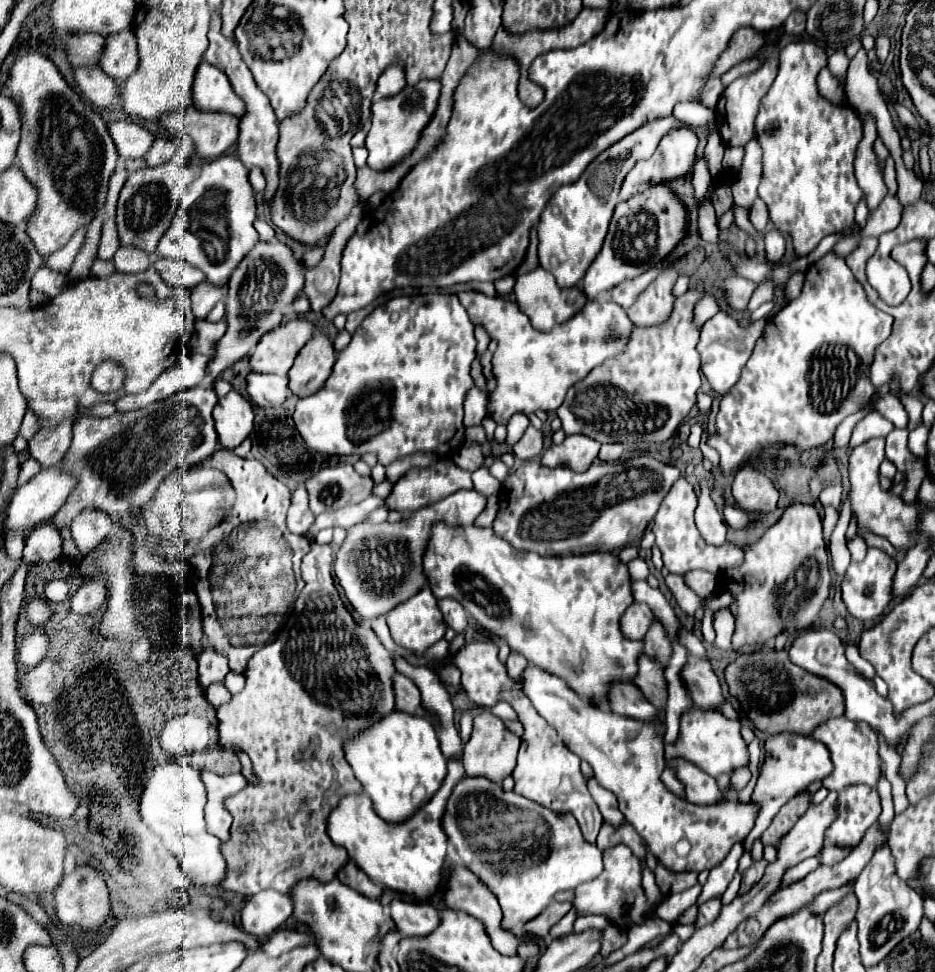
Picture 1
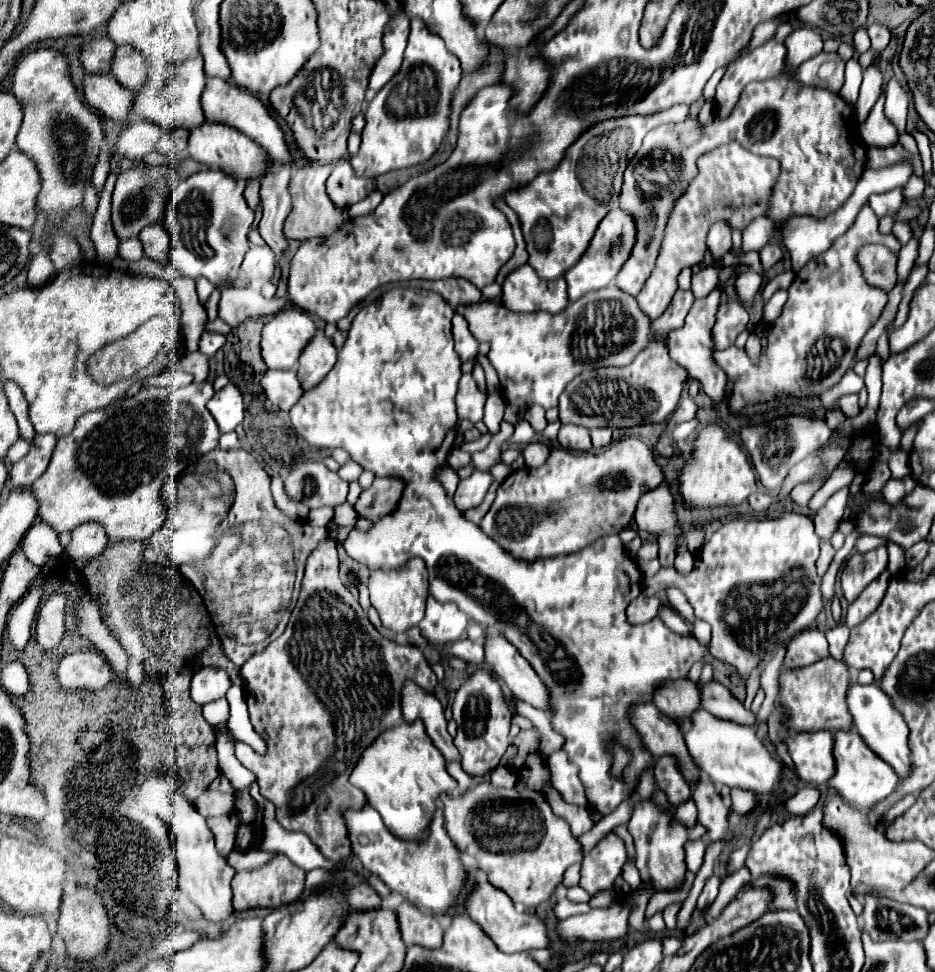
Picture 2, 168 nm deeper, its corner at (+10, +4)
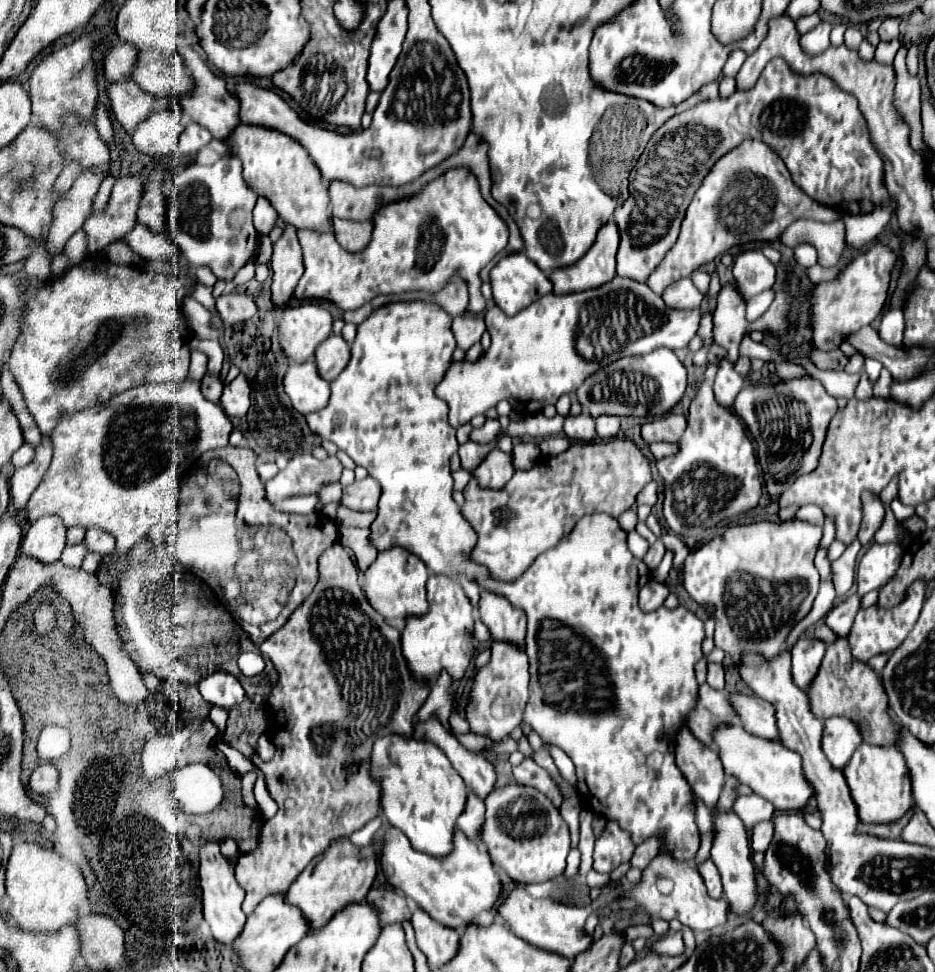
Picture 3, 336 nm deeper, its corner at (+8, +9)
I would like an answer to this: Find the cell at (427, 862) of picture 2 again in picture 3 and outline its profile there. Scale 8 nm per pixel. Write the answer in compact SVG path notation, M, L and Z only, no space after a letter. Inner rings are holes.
M395 827L387 829L385 845L381 855L381 867L389 883L401 889L417 907L427 911L437 923L461 931L483 911L489 911L499 901L503 883L493 871L491 857L485 851L479 851L461 831L455 835L455 847L445 859L429 857L411 847L409 839Z

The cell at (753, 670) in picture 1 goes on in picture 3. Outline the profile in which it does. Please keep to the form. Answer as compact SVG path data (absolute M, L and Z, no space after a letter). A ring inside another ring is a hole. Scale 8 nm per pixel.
M839 637L835 643L827 645L827 653L823 657L821 669L809 689L809 699L811 699L813 713L819 719L829 719L835 715L851 717L861 727L861 735L863 735L865 743L879 745L879 747L897 747L899 745L901 725L891 715L891 707L889 707L889 699L885 693L883 681L867 663L863 663L851 655L847 637Z

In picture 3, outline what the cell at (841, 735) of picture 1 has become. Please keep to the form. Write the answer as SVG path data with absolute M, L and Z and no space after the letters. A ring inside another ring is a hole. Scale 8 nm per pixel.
M863 743L853 755L851 763L843 769L851 797L857 805L857 815L861 823L889 825L899 821L911 807L911 777L901 749L897 747L873 747Z

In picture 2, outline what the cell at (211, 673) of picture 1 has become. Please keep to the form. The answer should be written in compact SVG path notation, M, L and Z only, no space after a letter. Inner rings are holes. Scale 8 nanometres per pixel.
M219 666L201 668L191 678L191 698L197 704L205 704L205 702L223 698L229 686L231 686L229 676Z

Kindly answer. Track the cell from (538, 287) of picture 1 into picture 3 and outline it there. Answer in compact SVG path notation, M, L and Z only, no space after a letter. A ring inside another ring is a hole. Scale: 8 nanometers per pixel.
M511 253L503 257L489 273L495 305L507 313L515 315L529 307L541 295L551 293L549 277L523 253Z

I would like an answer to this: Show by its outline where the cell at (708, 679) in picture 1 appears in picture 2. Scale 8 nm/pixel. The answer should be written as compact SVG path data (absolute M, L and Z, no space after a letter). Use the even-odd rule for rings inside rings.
M709 680L699 684L701 690L701 708L705 708L707 712L719 716L719 718L727 718L727 720L737 720L739 724L747 724L753 726L755 724L755 716L745 710L741 706L741 702L717 680Z

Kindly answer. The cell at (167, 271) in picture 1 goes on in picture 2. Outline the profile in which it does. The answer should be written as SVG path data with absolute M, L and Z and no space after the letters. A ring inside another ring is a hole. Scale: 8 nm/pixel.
M153 224L151 228L143 228L139 238L141 238L143 252L147 258L161 264L169 262L169 236L163 224Z

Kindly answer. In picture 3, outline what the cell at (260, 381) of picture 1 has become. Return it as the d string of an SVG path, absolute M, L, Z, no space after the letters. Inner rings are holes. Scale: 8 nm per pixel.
M314 357L309 361L297 361L297 365L291 365L285 373L283 387L293 407L303 415L323 409L331 397L331 385L317 373Z

